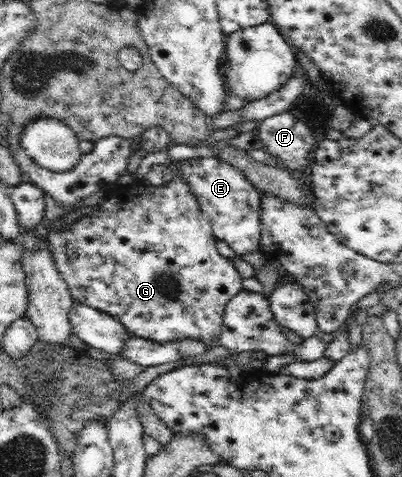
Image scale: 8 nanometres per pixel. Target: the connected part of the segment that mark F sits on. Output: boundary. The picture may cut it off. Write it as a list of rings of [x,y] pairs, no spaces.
[[[288,110],[261,121],[258,137],[264,146],[263,151],[286,165],[286,169],[304,172],[311,164],[317,142],[311,130],[306,128]]]

